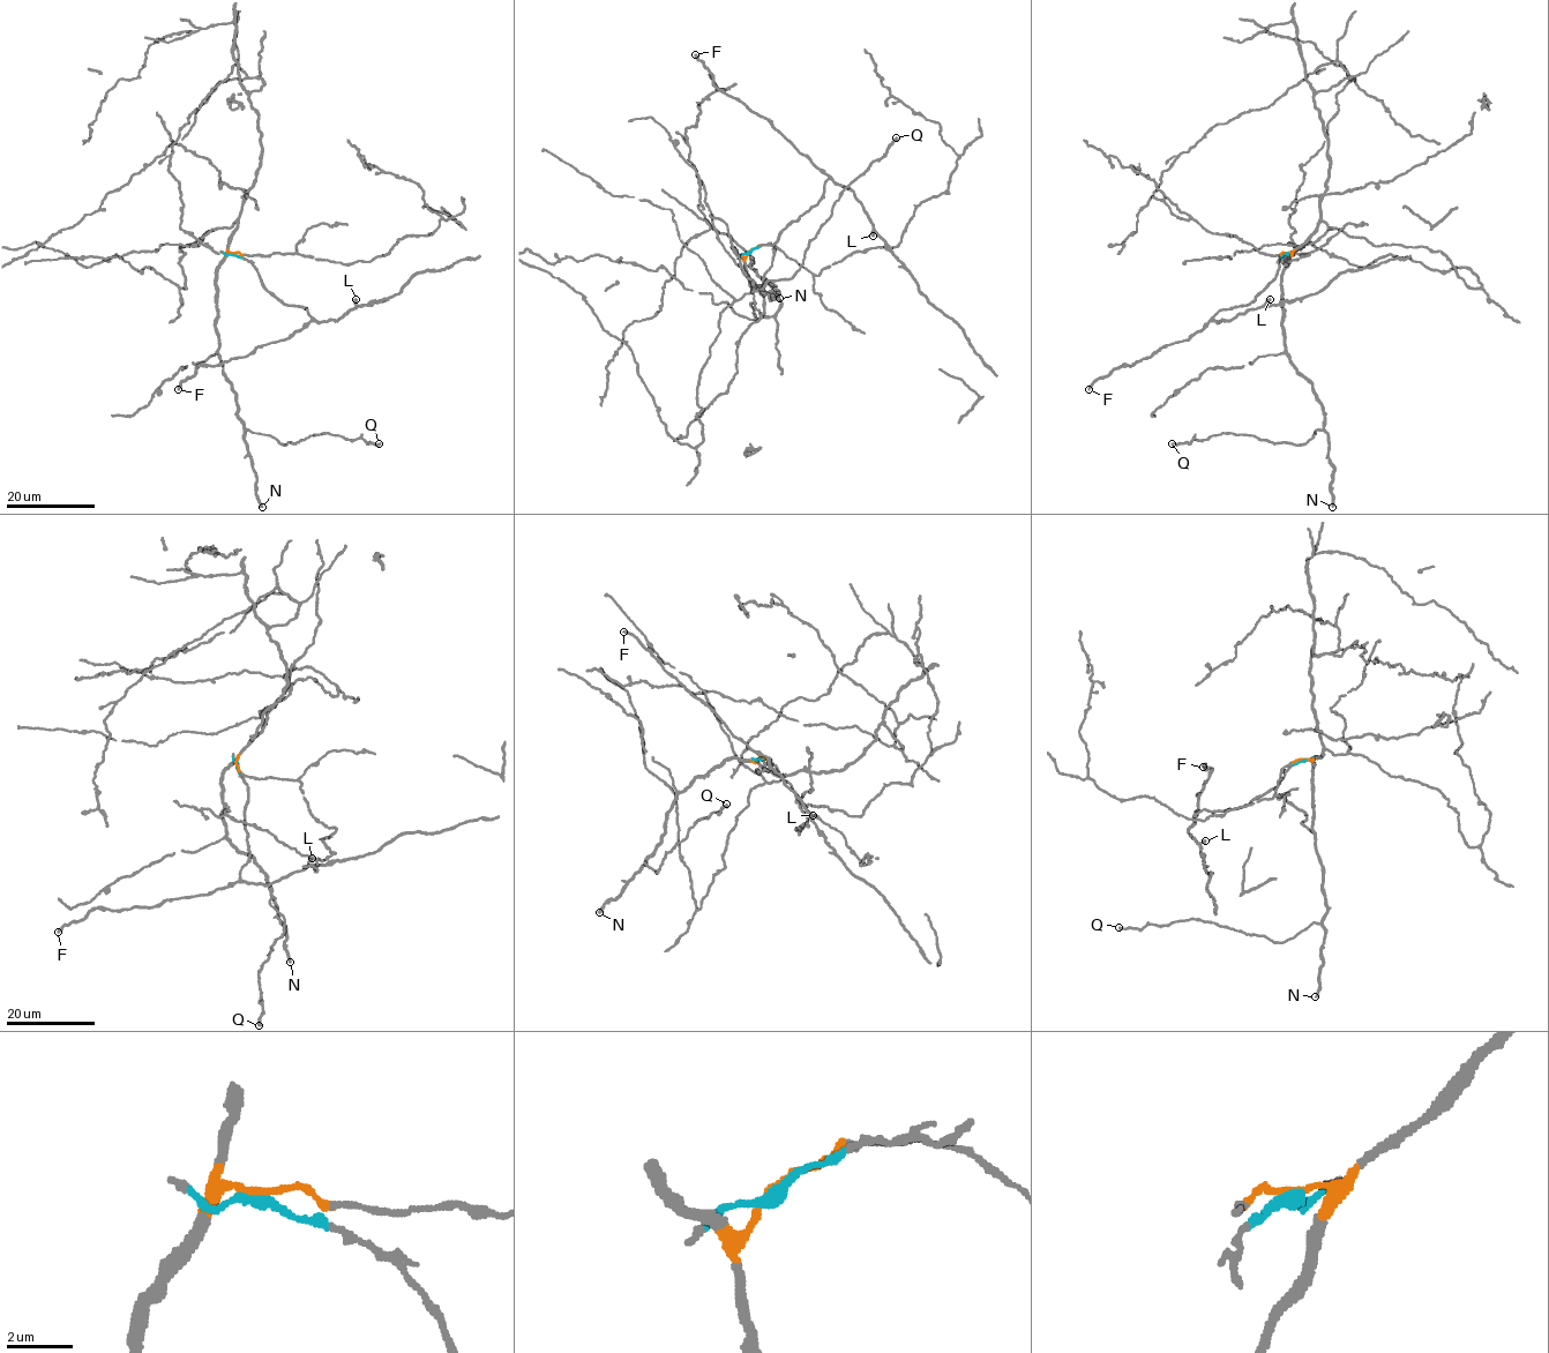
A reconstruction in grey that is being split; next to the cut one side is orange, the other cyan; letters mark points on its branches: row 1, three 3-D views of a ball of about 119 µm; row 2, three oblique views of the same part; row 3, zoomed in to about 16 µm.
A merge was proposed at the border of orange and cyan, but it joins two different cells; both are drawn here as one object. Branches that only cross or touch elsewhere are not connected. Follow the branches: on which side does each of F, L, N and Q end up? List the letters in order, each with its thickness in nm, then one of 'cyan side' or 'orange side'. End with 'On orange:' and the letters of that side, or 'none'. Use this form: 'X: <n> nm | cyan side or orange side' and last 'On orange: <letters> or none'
F: 280 nm | cyan side
L: 320 nm | cyan side
N: 280 nm | orange side
Q: 320 nm | orange side
On orange: N, Q

